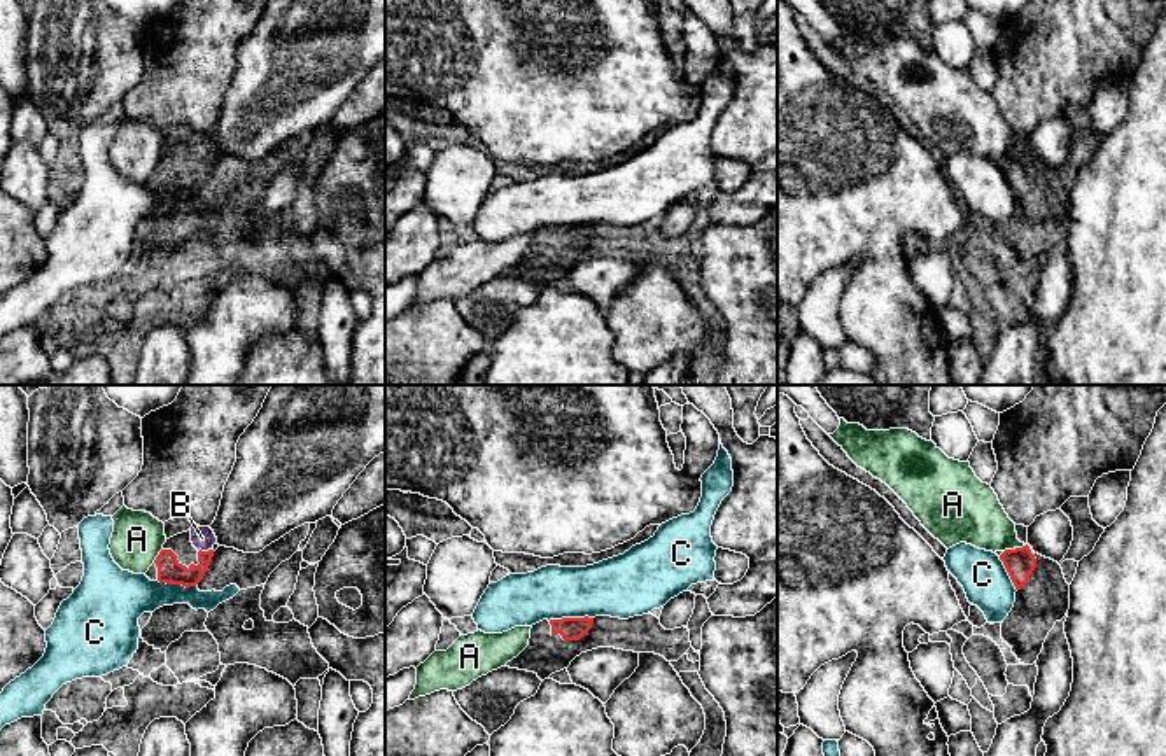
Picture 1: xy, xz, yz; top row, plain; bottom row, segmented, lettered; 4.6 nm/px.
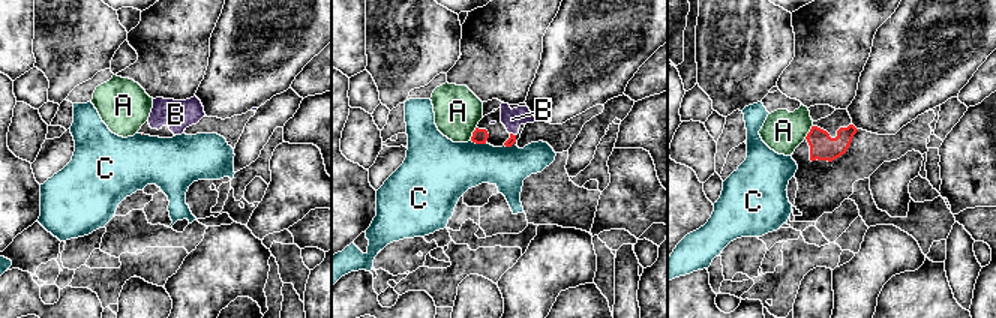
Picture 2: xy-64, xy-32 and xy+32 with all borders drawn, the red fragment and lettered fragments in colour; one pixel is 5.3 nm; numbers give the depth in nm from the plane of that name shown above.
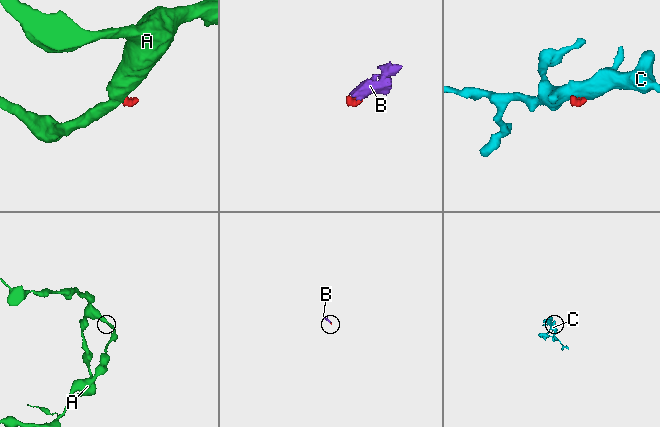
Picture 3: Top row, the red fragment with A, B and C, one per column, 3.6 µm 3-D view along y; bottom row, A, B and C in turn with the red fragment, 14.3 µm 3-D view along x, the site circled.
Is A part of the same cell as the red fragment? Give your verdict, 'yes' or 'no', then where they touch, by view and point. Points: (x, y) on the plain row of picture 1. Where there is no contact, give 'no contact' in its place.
no; contact xy (158, 163)

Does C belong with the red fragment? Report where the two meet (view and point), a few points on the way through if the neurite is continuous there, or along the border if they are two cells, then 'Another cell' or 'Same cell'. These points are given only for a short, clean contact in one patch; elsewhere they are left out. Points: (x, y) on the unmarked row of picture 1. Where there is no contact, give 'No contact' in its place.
Touches red at xz (569, 226). Boundary: xz (592, 224), (548, 228). Another cell

